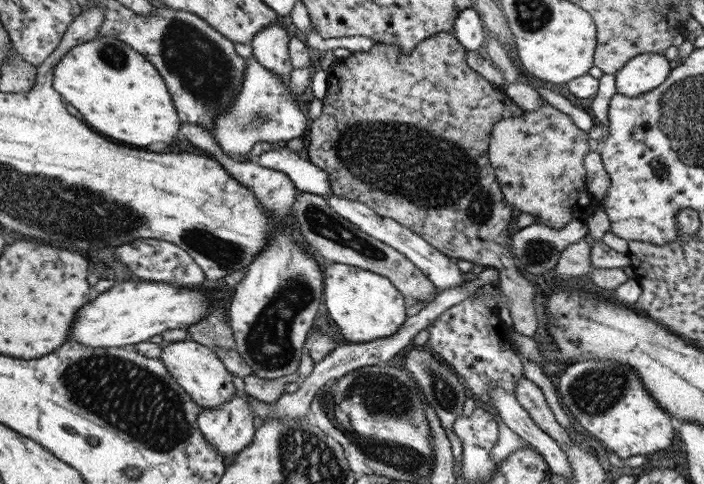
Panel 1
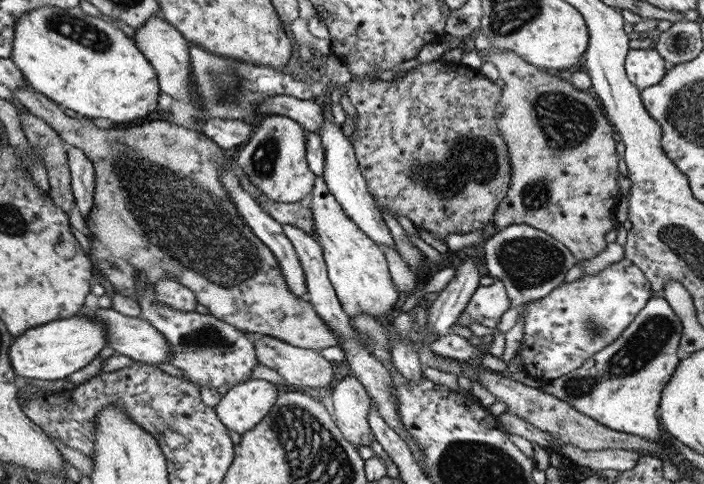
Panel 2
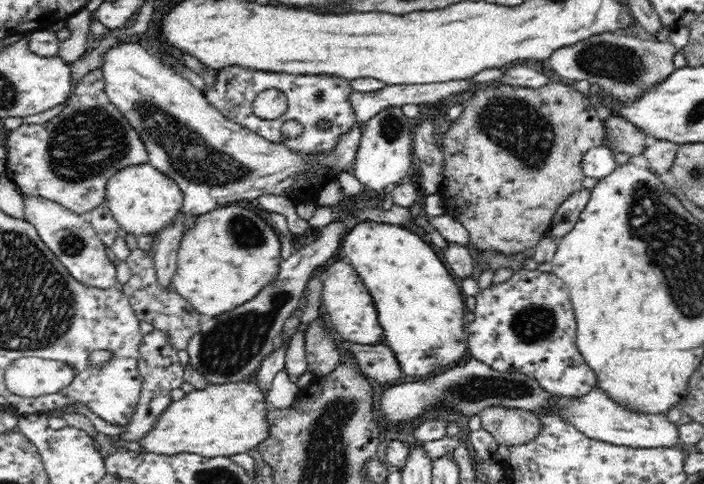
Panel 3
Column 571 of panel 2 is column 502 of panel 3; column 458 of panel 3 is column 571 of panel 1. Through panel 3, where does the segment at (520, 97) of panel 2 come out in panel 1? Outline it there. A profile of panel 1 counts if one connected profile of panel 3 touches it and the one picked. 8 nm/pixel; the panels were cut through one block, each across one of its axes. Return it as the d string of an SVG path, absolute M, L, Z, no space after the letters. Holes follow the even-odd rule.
M543 101L532 111L495 122L486 154L506 203L534 216L540 225L561 230L571 220L584 221L596 206L587 192L582 160L592 148L585 131Z

